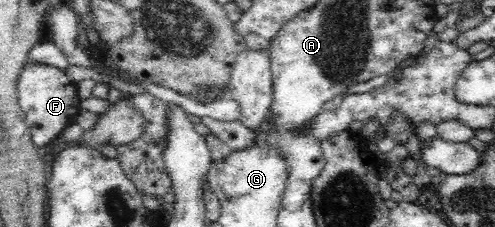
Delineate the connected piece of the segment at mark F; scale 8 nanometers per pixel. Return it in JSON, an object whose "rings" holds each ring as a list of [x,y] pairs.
{"rings":[[[26,62],[16,88],[19,106],[30,125],[32,142],[42,151],[49,148],[52,140],[62,134],[66,126],[76,123],[80,107],[84,104],[66,71],[48,64]]]}

